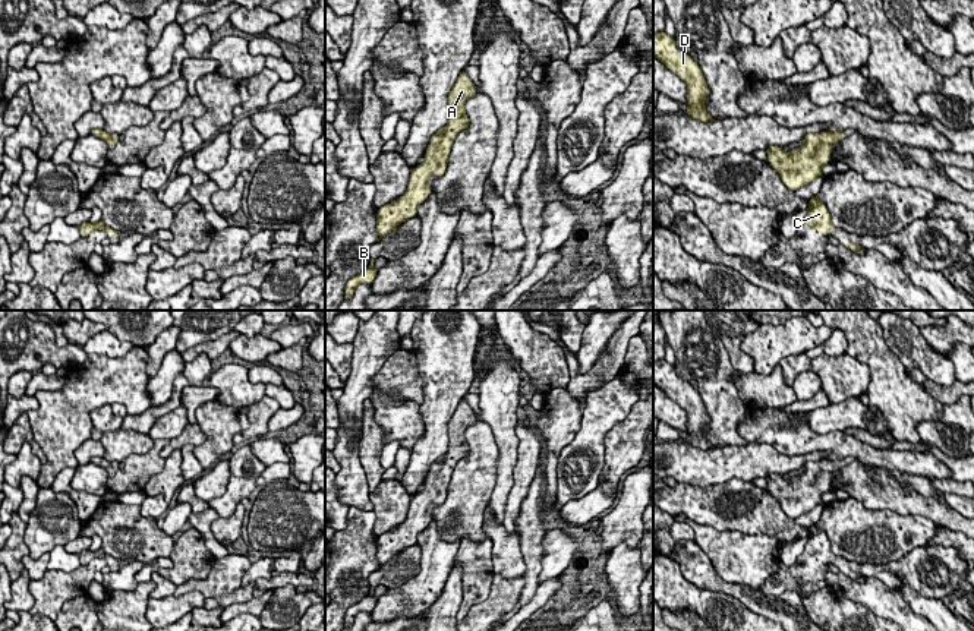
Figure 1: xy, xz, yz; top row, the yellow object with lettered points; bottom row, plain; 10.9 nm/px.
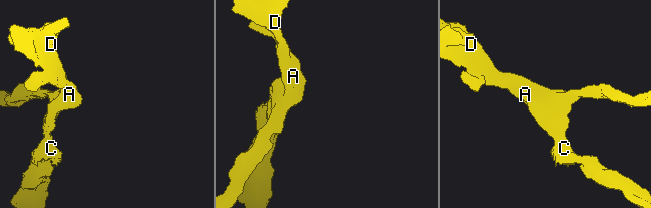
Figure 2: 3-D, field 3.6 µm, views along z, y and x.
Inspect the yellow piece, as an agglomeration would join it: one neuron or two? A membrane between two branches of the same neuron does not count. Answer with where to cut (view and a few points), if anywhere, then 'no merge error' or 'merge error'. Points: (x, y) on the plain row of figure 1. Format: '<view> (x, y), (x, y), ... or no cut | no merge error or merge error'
no cut | no merge error

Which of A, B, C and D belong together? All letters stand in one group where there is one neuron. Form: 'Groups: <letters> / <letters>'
Groups: A B C D

